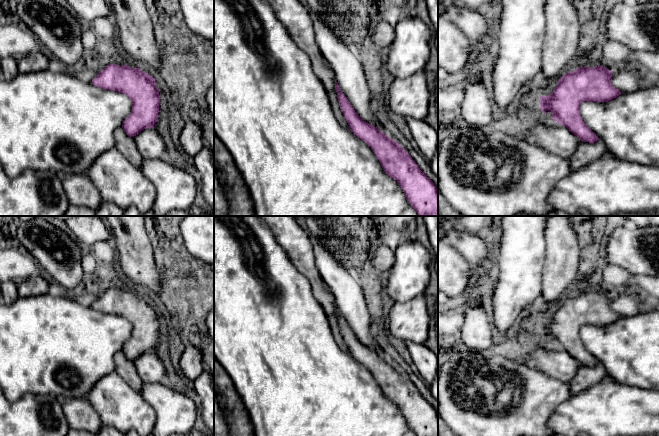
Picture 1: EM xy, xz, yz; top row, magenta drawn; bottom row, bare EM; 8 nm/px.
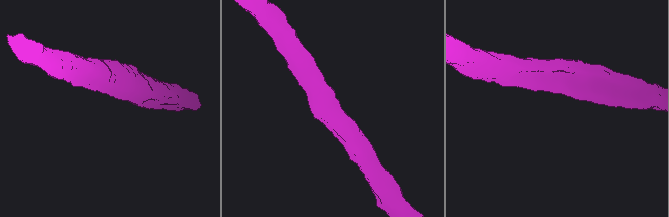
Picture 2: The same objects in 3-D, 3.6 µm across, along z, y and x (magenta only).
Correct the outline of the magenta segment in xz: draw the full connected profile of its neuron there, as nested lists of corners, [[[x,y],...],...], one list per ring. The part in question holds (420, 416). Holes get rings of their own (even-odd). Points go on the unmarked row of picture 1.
[[[336,305],[335,314],[337,316],[341,335],[349,349],[349,353],[373,374],[385,397],[398,406],[409,428],[416,434],[416,436],[438,436],[438,413],[434,407],[420,394],[412,381],[397,367],[395,363],[389,362],[377,351],[364,345],[355,336],[351,327],[341,316]]]

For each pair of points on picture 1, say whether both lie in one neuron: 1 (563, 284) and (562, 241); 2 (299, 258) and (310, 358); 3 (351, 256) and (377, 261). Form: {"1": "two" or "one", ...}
{"1": "one", "2": "two", "3": "two"}

